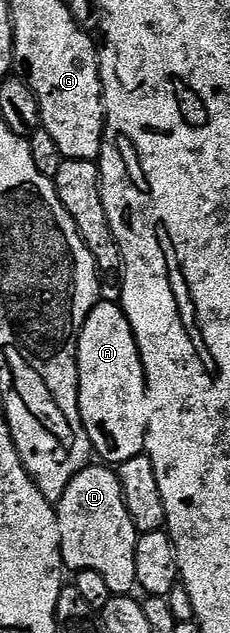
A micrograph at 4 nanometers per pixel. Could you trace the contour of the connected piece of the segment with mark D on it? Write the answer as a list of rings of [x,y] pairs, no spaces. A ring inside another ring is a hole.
[[[88,465],[83,467],[78,472],[76,472],[75,476],[71,478],[69,481],[67,488],[65,489],[63,495],[59,500],[57,500],[57,514],[59,516],[59,525],[62,528],[61,531],[61,550],[63,552],[63,561],[64,564],[68,568],[72,567],[72,572],[78,573],[81,571],[92,571],[93,573],[101,573],[101,577],[105,577],[105,585],[109,585],[109,589],[116,596],[123,597],[128,594],[127,591],[130,587],[134,588],[136,586],[135,581],[135,546],[137,545],[137,541],[140,537],[140,532],[135,530],[135,526],[133,525],[133,521],[129,517],[129,513],[127,512],[127,506],[123,501],[123,490],[119,485],[119,477],[118,474],[110,466],[107,465],[98,465],[99,467],[95,467],[96,465]]]

